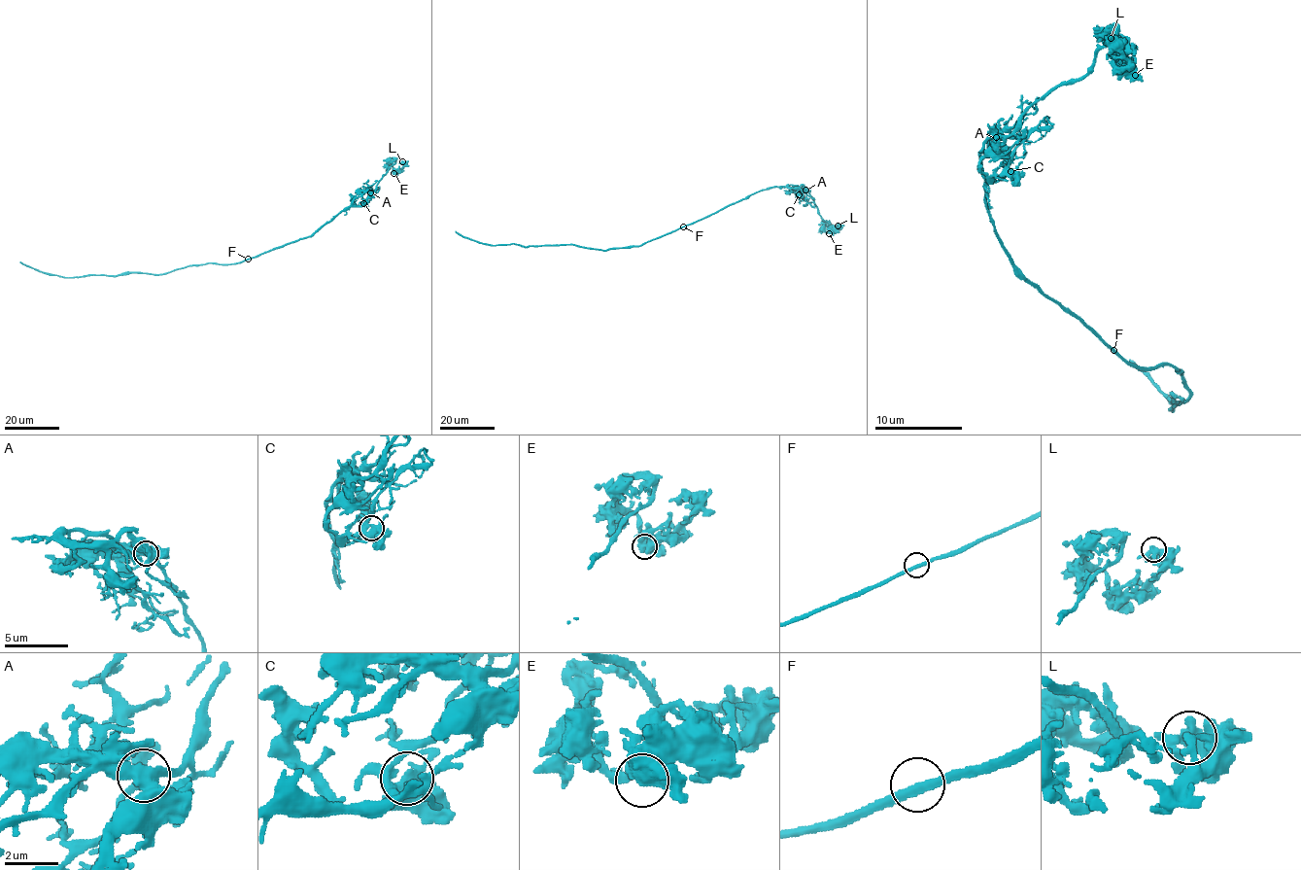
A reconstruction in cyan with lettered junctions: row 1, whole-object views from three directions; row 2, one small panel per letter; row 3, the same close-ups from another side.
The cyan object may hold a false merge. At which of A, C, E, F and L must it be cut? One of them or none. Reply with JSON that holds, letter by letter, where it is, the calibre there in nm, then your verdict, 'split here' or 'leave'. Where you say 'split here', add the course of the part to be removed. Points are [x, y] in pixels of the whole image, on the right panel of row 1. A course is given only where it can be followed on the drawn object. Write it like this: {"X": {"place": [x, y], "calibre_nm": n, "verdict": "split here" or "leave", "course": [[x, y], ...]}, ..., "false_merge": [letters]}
{"A": {"place": [996, 137], "calibre_nm": 460, "verdict": "leave"}, "C": {"place": [1010, 171], "calibre_nm": 440, "verdict": "leave"}, "E": {"place": [1135, 75], "calibre_nm": 500, "verdict": "leave"}, "F": {"place": [1113, 350], "calibre_nm": 300, "verdict": "leave"}, "L": {"place": [1111, 38], "calibre_nm": 400, "verdict": "leave"}, "false_merge": []}

